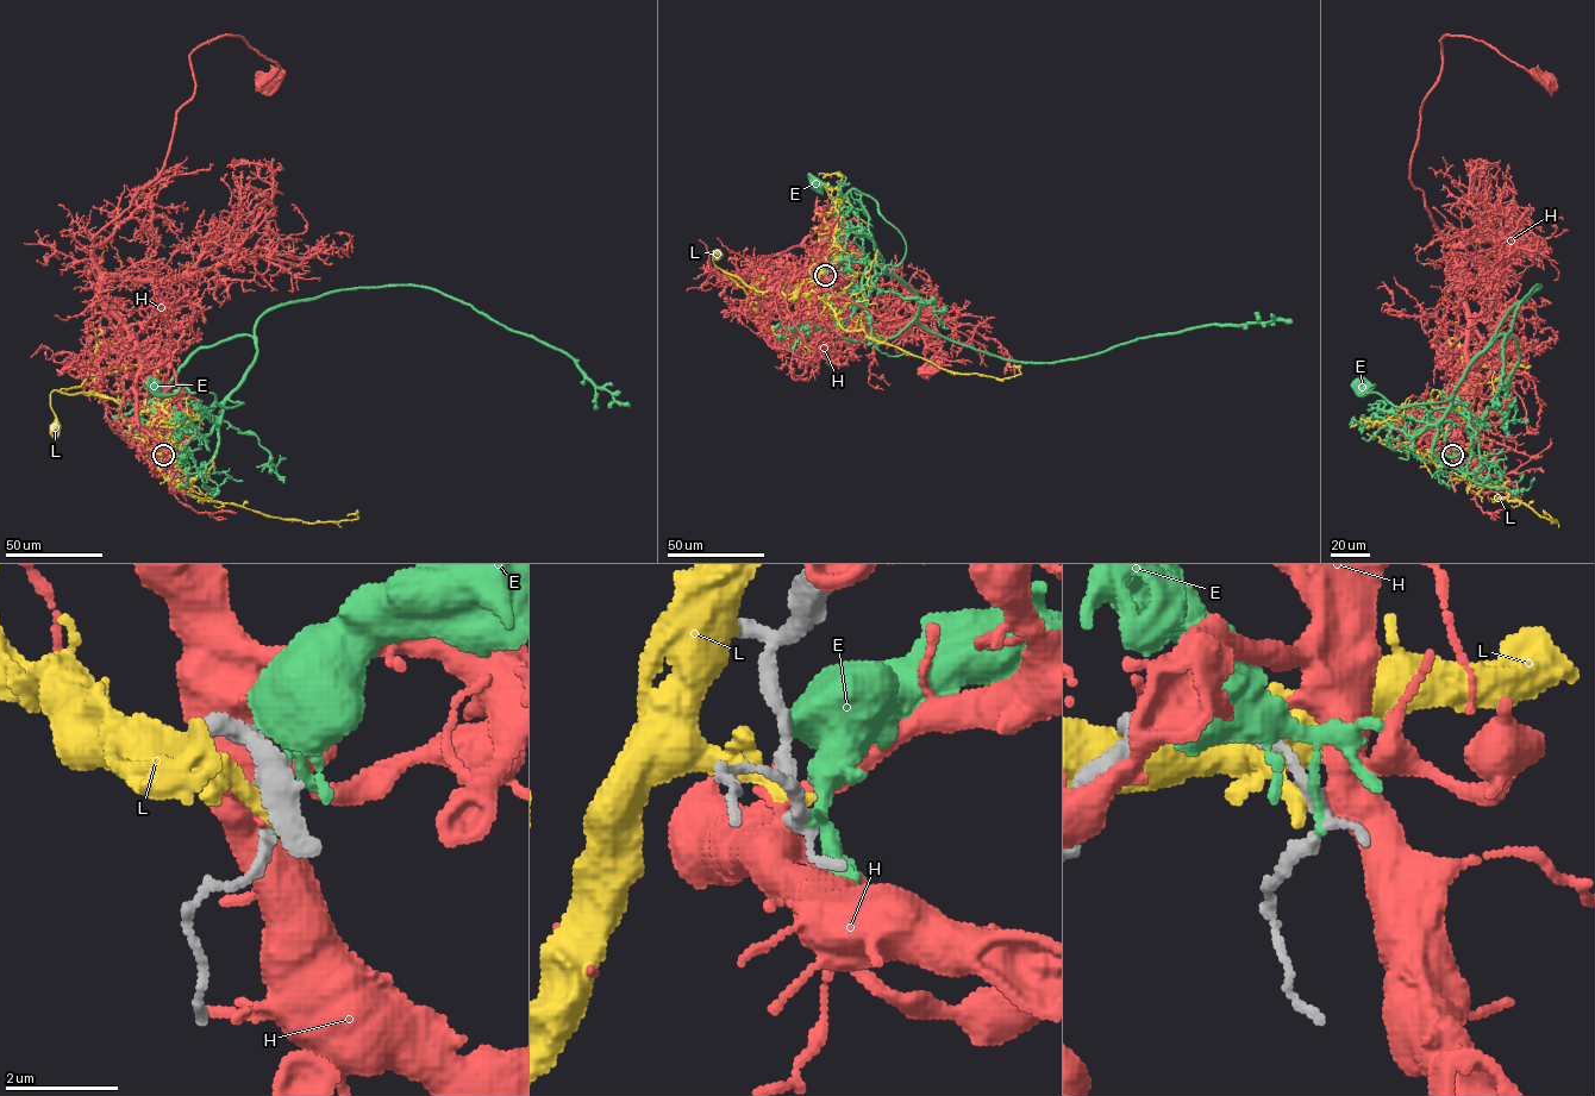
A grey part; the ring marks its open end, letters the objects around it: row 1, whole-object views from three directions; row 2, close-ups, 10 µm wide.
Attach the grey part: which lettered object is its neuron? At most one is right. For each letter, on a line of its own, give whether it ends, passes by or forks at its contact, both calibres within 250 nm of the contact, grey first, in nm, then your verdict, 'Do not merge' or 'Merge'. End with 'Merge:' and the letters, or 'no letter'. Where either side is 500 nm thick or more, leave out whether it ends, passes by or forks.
E: It ends there. Thickness 220 nm (grey) against 140 nm. Do not merge
H: Thickness 220 nm (grey) against 500 nm. Do not merge
L: It ends there. Thickness 200 nm (grey) against 360 nm. Merge
Merge: L

